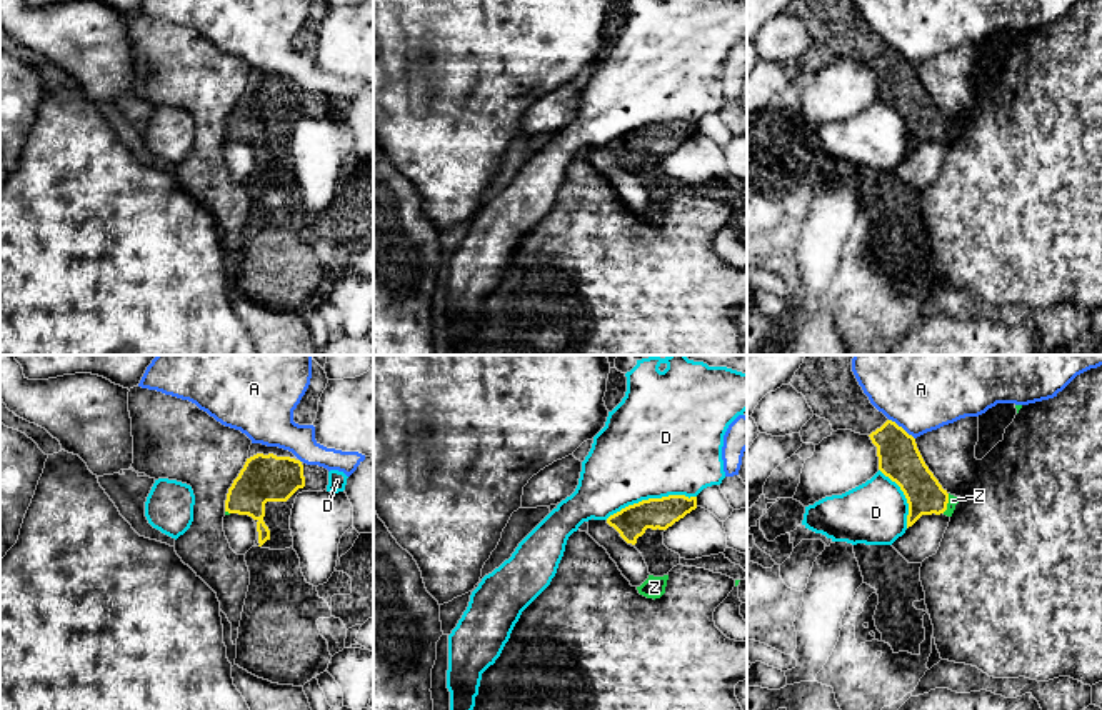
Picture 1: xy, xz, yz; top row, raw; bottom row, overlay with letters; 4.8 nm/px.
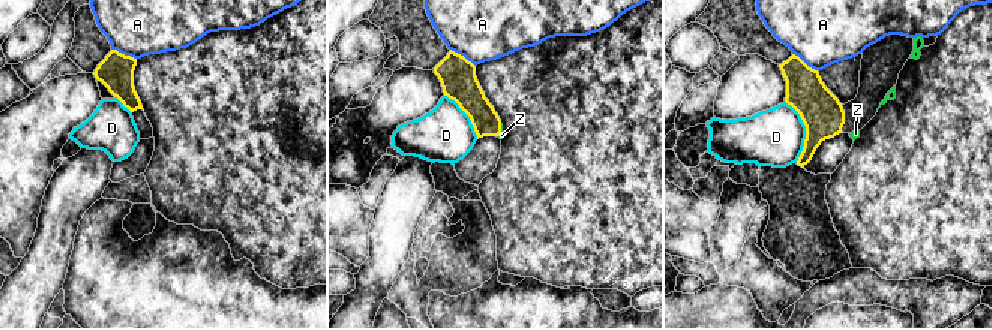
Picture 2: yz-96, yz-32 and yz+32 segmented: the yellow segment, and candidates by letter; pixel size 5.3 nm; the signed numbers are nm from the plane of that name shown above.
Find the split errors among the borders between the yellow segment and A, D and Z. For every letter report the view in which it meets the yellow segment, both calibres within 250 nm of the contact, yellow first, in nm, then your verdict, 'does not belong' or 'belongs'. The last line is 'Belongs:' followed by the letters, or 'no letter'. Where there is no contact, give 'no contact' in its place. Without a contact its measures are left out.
A: meets yellow in yz; 200 nm thick on the yellow side, 280 nm on the other; does not belong
D: meets yellow in xz; 160 nm thick on the yellow side, 500 nm on the other; does not belong
Z: meets yellow in yz; 180 nm thick on the yellow side, 50 nm on the other; belongs
Belongs: Z

